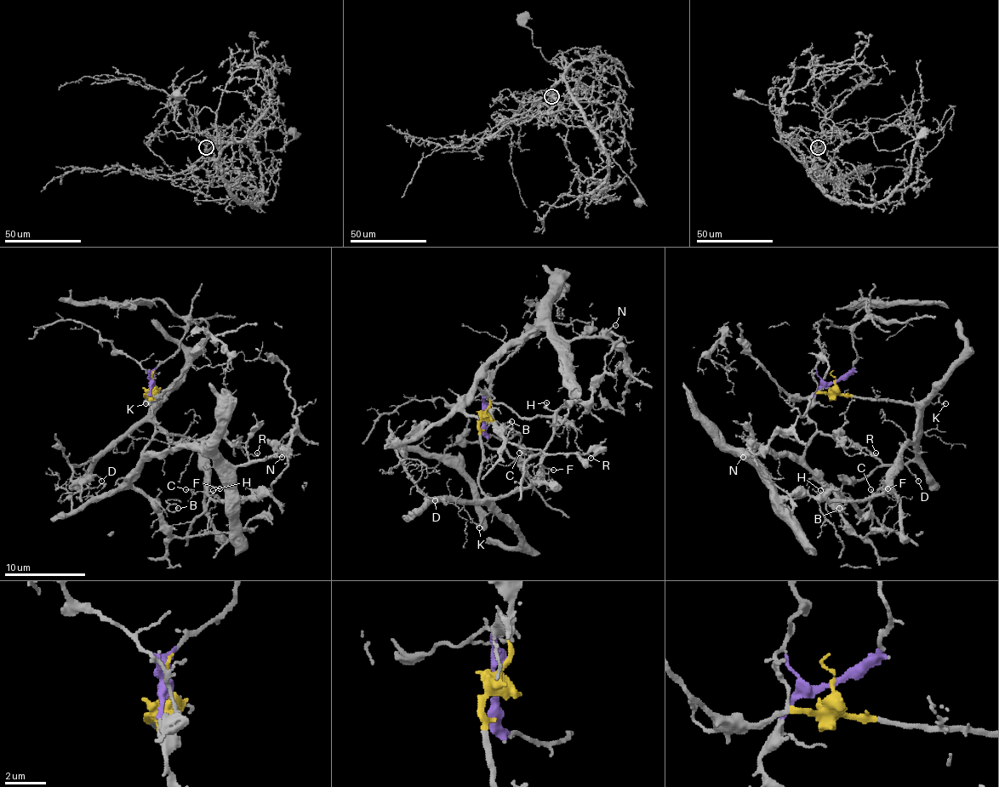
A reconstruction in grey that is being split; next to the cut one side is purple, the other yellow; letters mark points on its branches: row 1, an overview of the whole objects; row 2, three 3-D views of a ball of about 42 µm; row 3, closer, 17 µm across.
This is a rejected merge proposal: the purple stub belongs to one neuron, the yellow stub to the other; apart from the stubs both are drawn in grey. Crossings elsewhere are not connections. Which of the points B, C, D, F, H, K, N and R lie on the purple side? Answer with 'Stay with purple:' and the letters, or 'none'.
Stay with purple: B, N, R

